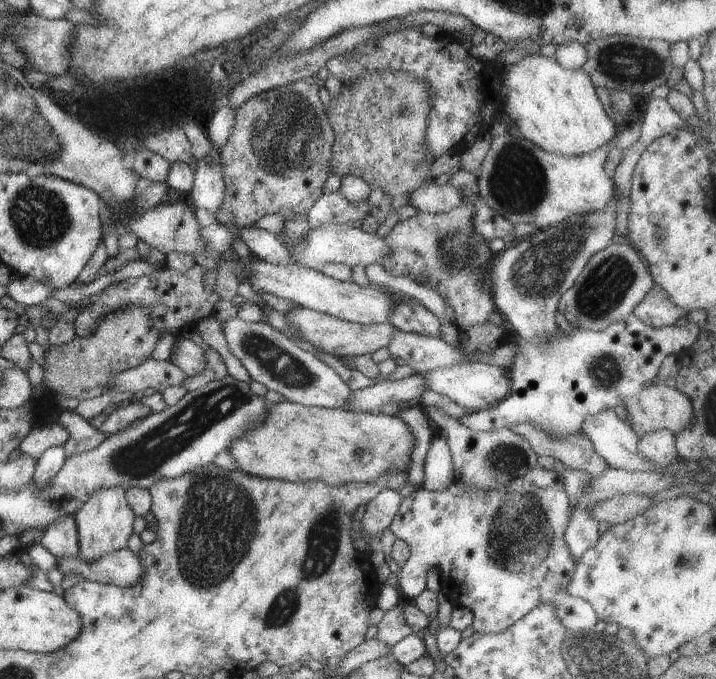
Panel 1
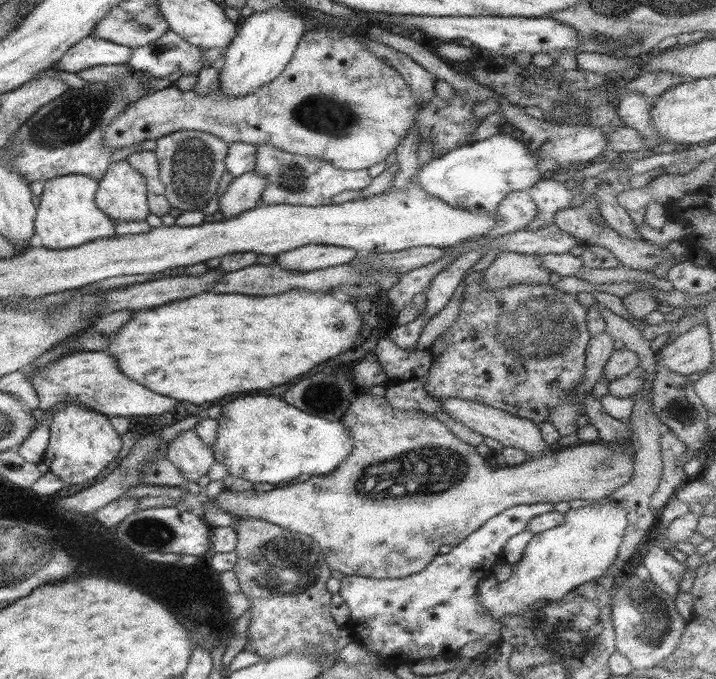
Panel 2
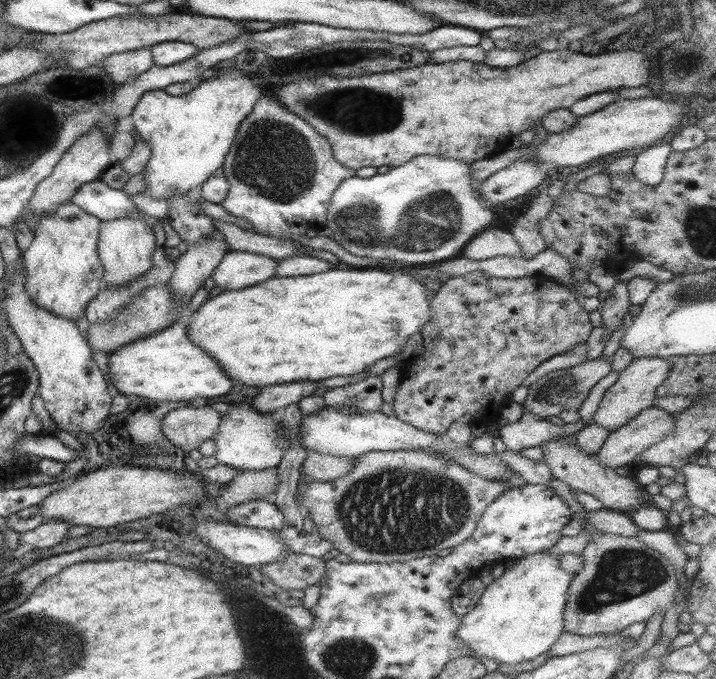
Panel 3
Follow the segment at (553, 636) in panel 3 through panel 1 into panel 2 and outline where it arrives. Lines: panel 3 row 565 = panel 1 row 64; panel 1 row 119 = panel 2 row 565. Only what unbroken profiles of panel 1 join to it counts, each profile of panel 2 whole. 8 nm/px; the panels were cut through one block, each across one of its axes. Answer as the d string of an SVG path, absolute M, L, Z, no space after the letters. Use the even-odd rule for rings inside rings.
M607 500L592 502L564 514L564 523L535 534L521 559L511 566L512 575L502 582L492 577L479 581L478 602L496 622L506 616L522 616L538 600L560 600L571 590L602 577L616 560L627 530L629 511Z

